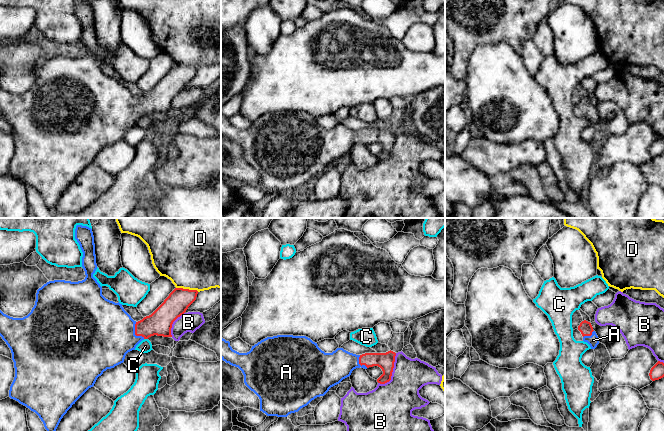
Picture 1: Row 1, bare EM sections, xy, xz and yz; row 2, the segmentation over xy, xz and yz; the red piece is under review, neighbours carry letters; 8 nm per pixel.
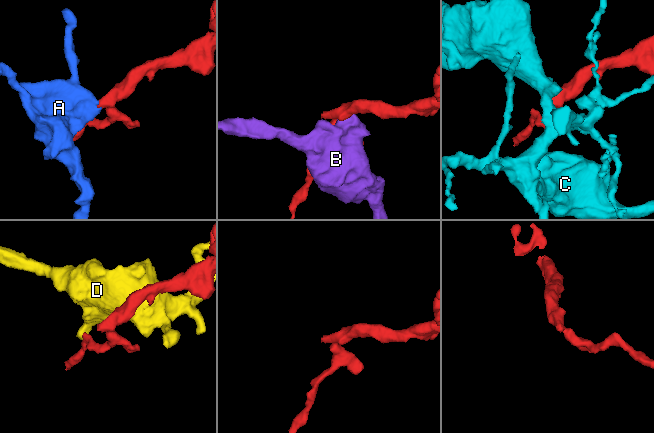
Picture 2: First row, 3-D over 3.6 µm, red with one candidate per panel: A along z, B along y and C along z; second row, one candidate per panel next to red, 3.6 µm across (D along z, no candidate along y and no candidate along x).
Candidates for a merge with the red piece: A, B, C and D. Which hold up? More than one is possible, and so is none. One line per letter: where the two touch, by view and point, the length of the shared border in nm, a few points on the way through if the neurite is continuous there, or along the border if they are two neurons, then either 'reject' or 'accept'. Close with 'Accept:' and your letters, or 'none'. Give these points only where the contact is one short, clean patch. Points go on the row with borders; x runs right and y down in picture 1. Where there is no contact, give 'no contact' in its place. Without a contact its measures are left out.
A: xy (135, 333) | 150 nm | across xy (159, 323), (150, 325), (135, 333), (104, 332) | accept
B: xz (392, 371) | 280 nm | reject
C: xy (146, 338) | 30 nm | reject
D: xy (187, 289) | 190 nm | reject
Accept: A

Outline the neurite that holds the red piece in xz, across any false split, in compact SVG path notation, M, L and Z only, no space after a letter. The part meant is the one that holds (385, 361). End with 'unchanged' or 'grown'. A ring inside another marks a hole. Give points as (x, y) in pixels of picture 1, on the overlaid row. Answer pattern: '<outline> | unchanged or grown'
M293 335L267 337L252 346L249 352L239 353L232 349L229 341L221 338L221 359L242 371L245 385L259 397L260 411L267 416L287 417L298 412L315 398L324 396L356 368L380 367L383 374L377 382L385 384L391 380L395 356L391 350L356 355L337 348L332 353L325 353L310 338Z | grown

